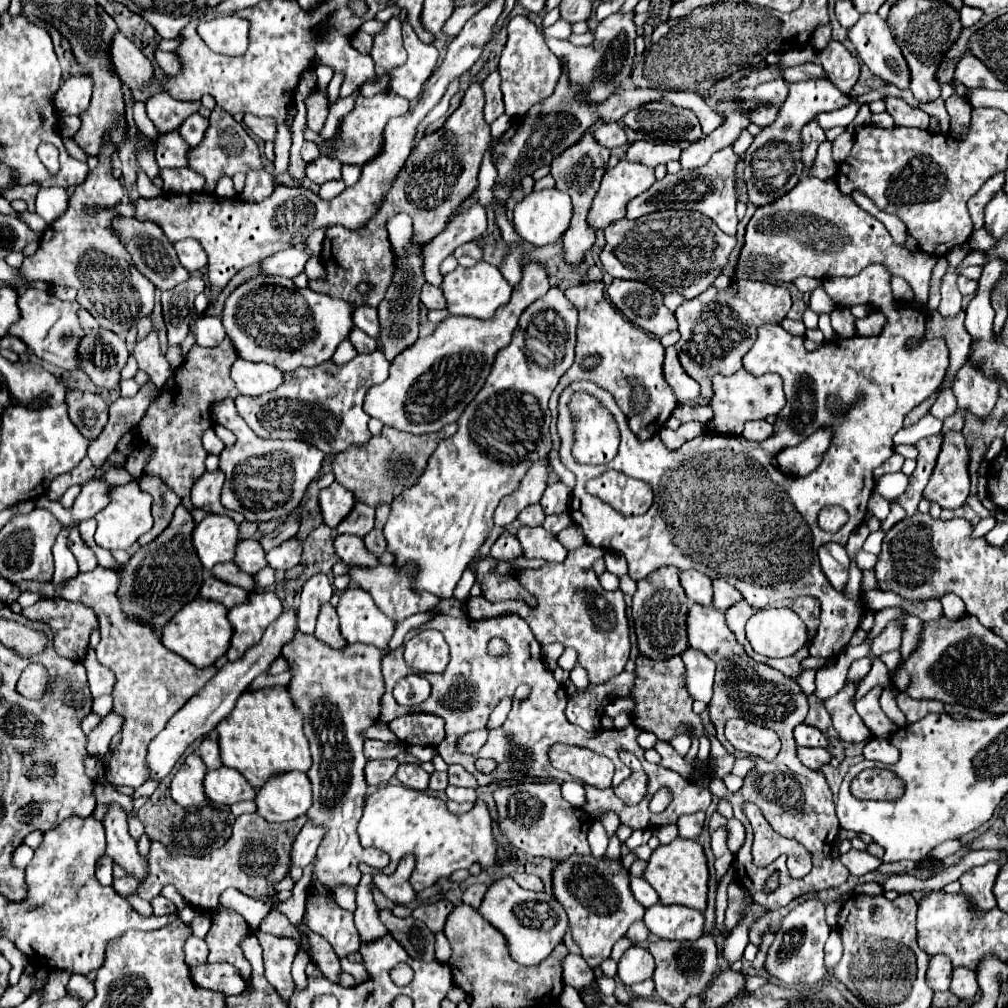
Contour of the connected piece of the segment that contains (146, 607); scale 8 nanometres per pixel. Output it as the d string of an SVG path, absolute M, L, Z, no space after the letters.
M180 505L168 529L130 557L128 565L124 565L124 569L118 573L122 577L122 607L126 613L154 627L164 627L186 603L200 597L206 571L192 545L192 531L194 519L188 509Z

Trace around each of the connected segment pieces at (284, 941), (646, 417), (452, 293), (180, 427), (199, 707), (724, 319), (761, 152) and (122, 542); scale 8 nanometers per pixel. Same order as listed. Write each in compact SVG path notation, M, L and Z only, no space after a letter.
M258 931L256 937L264 949L266 979L270 981L270 985L278 991L282 999L290 997L290 989L294 989L290 967L298 953L298 945L294 945L290 937L274 937L262 931Z
M586 281L576 287L566 289L564 293L578 309L578 343L576 343L576 359L572 367L564 373L560 383L556 385L554 395L550 399L550 411L552 411L550 433L552 433L552 443L554 443L550 451L550 465L554 473L560 477L560 481L568 489L574 489L576 477L560 461L560 437L556 435L558 397L570 383L580 381L580 379L590 379L590 383L606 389L616 399L622 413L626 415L632 433L642 441L660 433L660 429L664 427L672 411L676 409L678 399L662 375L664 347L654 335L650 337L646 331L638 329L634 323L630 323L616 311L612 301L606 297L602 281Z
M480 261L470 269L458 267L452 273L448 273L444 277L442 291L444 291L444 297L448 301L450 315L466 315L466 317L476 317L476 319L490 319L498 307L502 307L502 305L506 305L510 301L512 287L502 277L498 267L494 267L494 265L486 263L486 261Z
M228 337L214 349L194 345L190 357L174 371L170 381L166 381L166 389L162 389L158 401L150 405L148 413L140 421L140 443L150 443L154 447L154 455L144 467L144 473L162 477L162 481L166 481L178 497L190 495L194 481L206 471L206 451L202 449L200 439L202 429L212 425L210 405L226 397L238 397L238 389L230 379L230 369L236 359L238 353Z
M284 609L282 615L266 629L262 641L248 649L246 655L234 663L226 663L216 675L214 679L210 679L166 725L166 729L150 743L148 749L148 757L146 761L150 761L150 771L152 771L152 779L162 779L166 777L174 763L184 755L184 751L188 749L188 745L192 745L196 739L206 737L236 705L236 699L242 695L242 691L246 691L246 687L252 683L254 677L258 677L260 673L266 673L270 663L280 655L282 647L294 639L296 631L298 631L298 621L296 621L296 609Z
M732 281L726 291L706 289L674 311L682 335L676 343L676 351L684 371L700 383L700 397L710 399L710 377L714 377L714 373L734 375L742 367L742 357L756 341L756 329L764 323L780 323L790 311L790 305L790 291L782 285L766 281Z
M824 77L798 81L798 83L790 85L790 93L788 93L786 101L780 105L778 119L774 121L774 125L766 127L744 153L744 163L746 163L744 181L748 187L748 199L756 207L762 207L766 203L776 201L778 197L788 193L800 181L800 177L804 173L804 167L800 165L800 143L798 143L800 129L812 117L816 117L820 111L834 111L834 109L840 109L852 101L864 103L868 99L866 97L858 97L858 99L842 97L842 93L838 93L838 87L832 85Z
M126 483L120 487L112 489L112 501L108 507L104 507L98 515L98 529L96 529L96 545L114 551L114 549L130 549L140 535L148 533L152 529L152 515L150 515L150 505L152 505L152 497L148 493L142 493L138 489L138 483Z

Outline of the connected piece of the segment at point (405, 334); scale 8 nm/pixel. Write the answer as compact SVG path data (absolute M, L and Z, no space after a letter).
M398 213L390 217L386 223L388 239L394 251L394 265L392 265L392 281L386 289L382 303L378 305L378 319L380 319L380 335L378 335L378 349L384 353L386 361L392 363L396 355L416 343L418 339L418 313L420 313L420 289L426 283L422 275L422 247L412 243L412 219L406 213Z

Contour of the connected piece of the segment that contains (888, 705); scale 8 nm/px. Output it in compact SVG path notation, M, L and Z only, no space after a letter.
M884 689L882 697L880 697L880 703L882 703L882 711L898 725L898 727L904 727L906 725L906 717L902 717L902 711L898 709L896 705L896 693L892 693L894 689Z

